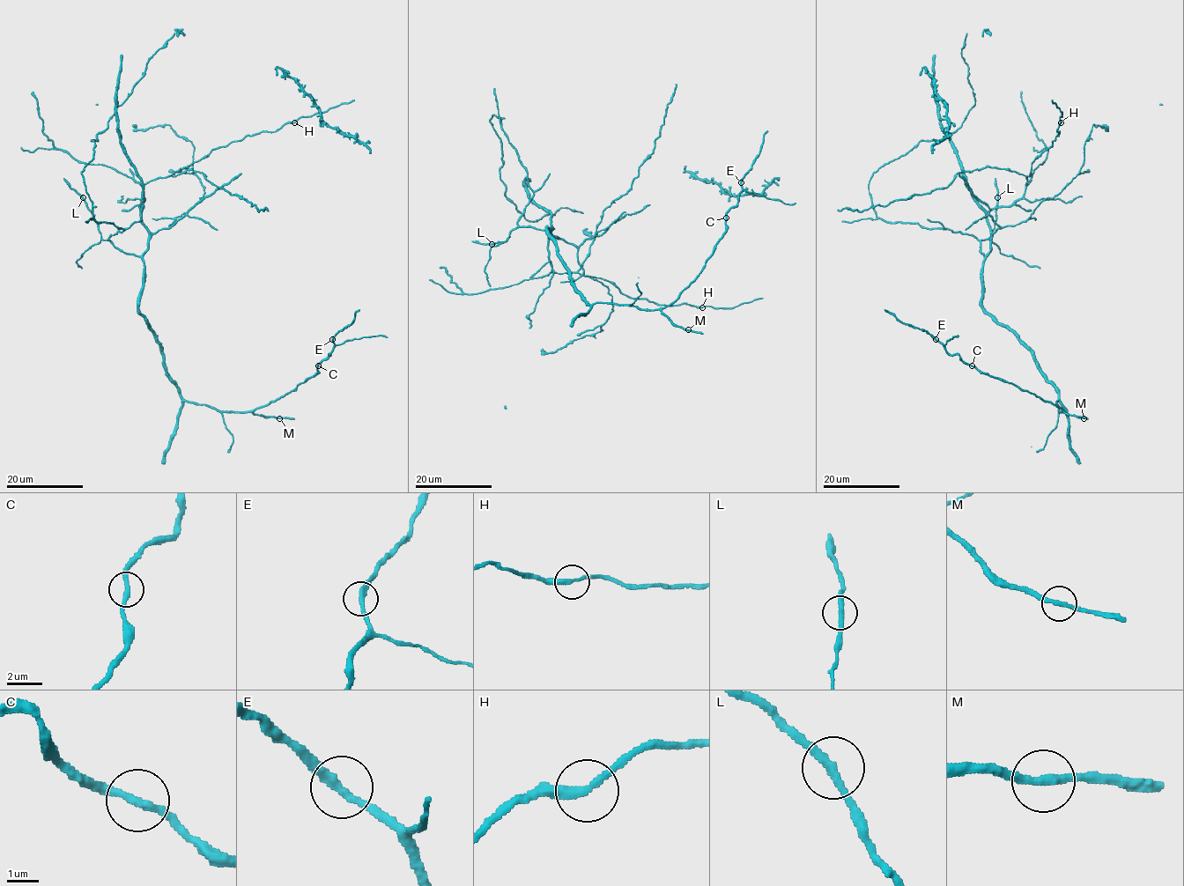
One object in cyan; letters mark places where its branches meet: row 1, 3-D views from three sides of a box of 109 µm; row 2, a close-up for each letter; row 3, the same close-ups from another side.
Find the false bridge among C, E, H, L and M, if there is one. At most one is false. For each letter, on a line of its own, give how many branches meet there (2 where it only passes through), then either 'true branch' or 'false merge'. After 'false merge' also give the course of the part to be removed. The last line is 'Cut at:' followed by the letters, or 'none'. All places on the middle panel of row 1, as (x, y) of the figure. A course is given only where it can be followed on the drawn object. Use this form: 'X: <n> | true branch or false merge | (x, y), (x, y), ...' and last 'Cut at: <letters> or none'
C: 2 | true branch
E: 2 | true branch
H: 2 | true branch
L: 2 | true branch
M: 2 | true branch
Cut at: none

